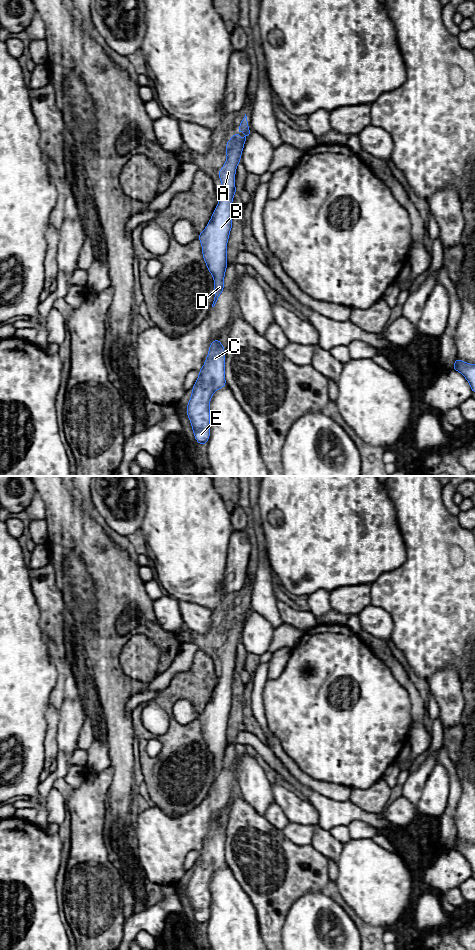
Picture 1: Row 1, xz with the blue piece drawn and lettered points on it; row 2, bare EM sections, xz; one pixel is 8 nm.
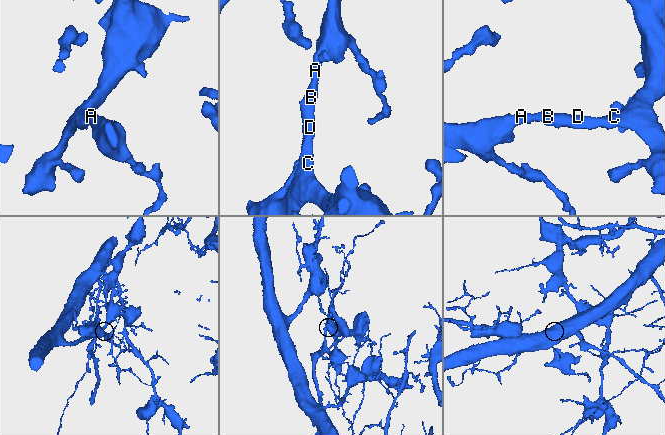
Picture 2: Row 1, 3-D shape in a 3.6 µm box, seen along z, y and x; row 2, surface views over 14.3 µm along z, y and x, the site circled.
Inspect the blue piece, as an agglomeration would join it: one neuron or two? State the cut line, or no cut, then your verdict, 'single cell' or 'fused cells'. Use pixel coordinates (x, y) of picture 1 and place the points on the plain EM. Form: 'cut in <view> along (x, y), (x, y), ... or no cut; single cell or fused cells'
no cut; single cell

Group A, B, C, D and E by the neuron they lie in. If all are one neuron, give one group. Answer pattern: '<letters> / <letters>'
A B C D E

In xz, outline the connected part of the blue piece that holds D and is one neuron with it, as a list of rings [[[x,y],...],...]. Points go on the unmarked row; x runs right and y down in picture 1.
[[[247,596],[240,601],[240,607],[226,623],[226,642],[223,648],[218,651],[221,660],[222,675],[215,688],[210,701],[198,719],[202,725],[202,734],[207,748],[214,759],[215,777],[212,787],[215,786],[219,776],[224,769],[224,756],[227,748],[227,722],[231,707],[232,681],[235,668],[235,653],[238,643],[241,641],[241,634],[244,624],[251,614]]]

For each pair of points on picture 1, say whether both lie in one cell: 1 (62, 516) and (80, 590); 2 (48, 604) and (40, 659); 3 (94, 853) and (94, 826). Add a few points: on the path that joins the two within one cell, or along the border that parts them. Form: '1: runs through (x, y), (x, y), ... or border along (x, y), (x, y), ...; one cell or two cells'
1: border along (57, 550), (74, 549), (87, 565); two cells
2: border along (40, 614), (39, 628), (44, 640); two cells
3: runs through (94, 846), (94, 833); one cell

